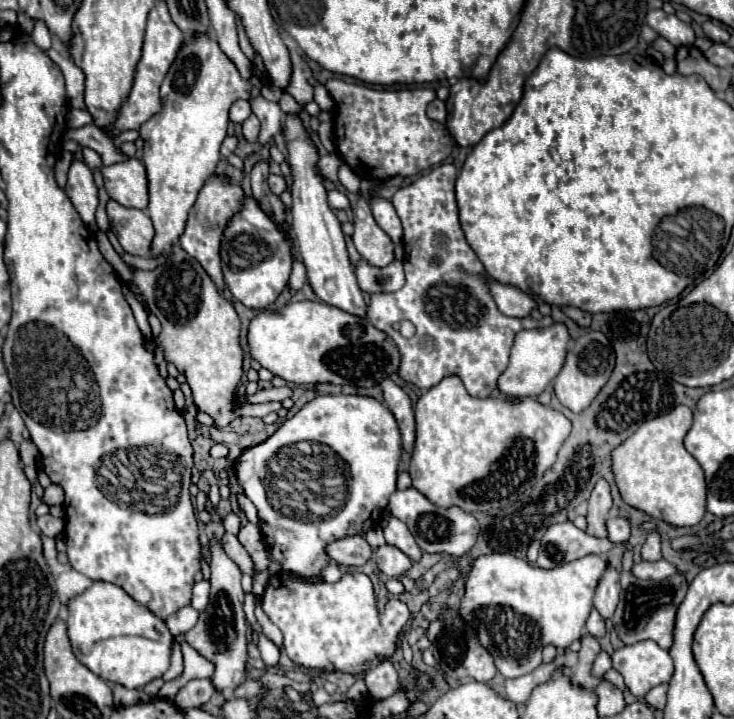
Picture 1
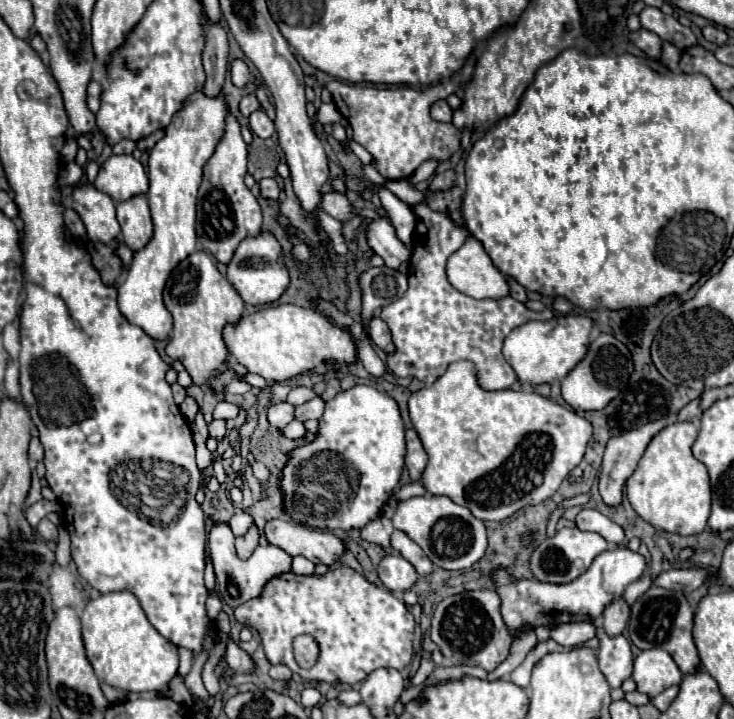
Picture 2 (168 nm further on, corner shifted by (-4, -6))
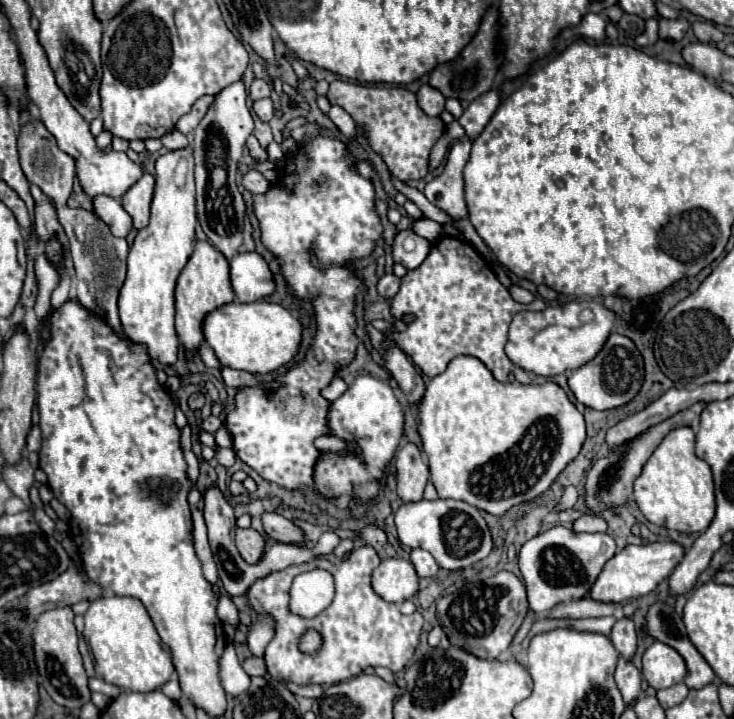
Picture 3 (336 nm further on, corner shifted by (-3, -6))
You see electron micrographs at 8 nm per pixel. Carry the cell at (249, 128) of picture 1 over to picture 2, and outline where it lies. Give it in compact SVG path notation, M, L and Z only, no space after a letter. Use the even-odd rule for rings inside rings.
M257 109L257 111L253 111L253 113L249 115L249 127L251 127L251 131L253 131L257 137L261 137L261 139L271 137L273 131L275 131L273 121L271 121L271 119L265 115L265 111L261 111L261 109Z

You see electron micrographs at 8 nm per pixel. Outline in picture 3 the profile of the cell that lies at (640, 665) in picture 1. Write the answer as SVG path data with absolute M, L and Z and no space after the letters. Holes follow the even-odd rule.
M652 643L642 655L642 675L650 687L666 689L680 683L686 675L684 659L664 643Z

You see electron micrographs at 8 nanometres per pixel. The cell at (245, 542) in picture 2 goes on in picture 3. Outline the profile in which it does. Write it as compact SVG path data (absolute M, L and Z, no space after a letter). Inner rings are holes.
M236 529L236 547L244 561L256 563L264 553L264 537L256 529Z

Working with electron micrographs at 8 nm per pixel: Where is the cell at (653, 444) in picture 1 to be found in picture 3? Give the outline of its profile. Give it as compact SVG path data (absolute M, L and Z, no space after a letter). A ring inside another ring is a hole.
M678 427L666 435L656 447L640 477L634 481L634 501L644 517L666 529L682 533L702 533L714 517L714 483L706 461L694 453L694 431L690 427Z

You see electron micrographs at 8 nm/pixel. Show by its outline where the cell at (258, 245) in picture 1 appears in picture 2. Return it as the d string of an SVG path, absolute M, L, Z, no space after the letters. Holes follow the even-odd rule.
M261 233L257 237L243 239L233 259L227 265L227 279L231 281L231 285L237 289L237 293L243 297L247 305L261 307L277 301L289 285L289 273L285 269L281 245L277 243L277 239L271 233Z

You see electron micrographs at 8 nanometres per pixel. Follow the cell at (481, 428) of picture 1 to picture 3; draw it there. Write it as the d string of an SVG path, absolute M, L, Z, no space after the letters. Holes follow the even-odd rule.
M468 355L452 359L444 373L428 381L424 397L416 403L416 411L418 433L422 437L424 453L428 455L430 481L434 483L438 497L466 501L498 517L508 513L514 505L540 497L578 457L586 439L583 415L556 383L498 383L480 359Z

